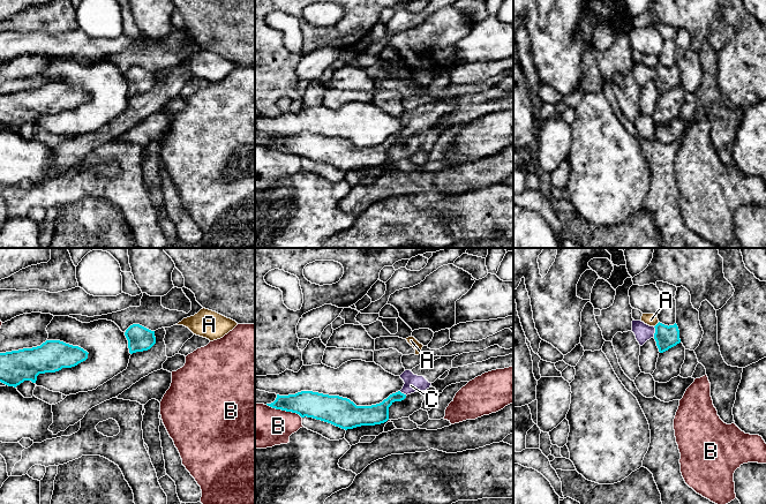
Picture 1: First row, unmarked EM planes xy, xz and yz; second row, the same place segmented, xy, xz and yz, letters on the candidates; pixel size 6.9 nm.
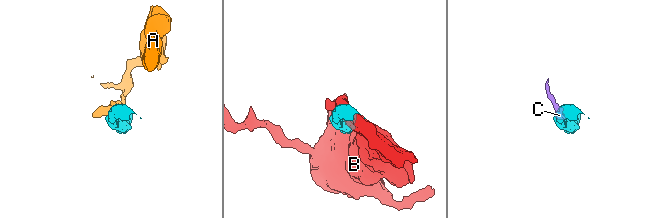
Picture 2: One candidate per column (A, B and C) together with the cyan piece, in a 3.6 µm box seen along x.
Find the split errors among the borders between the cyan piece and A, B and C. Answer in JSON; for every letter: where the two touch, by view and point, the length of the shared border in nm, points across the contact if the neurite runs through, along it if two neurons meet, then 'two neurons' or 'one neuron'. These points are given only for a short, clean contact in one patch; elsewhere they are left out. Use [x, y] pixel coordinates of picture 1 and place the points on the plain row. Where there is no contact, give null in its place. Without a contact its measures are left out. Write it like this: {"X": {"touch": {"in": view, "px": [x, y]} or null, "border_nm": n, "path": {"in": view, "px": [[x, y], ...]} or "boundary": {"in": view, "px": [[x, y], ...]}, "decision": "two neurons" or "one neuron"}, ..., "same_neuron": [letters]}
{"A": {"touch": {"in": "yz", "px": [656, 66]}, "border_nm": 50, "boundary": {"in": "yz", "px": [[659, 64], [654, 68]]}, "decision": "two neurons"}, "B": {"touch": {"in": "xz", "px": [284, 151]}, "border_nm": 260, "decision": "two neurons"}, "C": {"touch": {"in": "yz", "px": [655, 73]}, "border_nm": 70, "path": {"in": "yz", "px": [[666, 79], [655, 73], [643, 74]]}, "decision": "one neuron"}, "same_neuron": ["C"]}

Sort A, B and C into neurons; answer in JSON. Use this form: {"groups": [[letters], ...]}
{"groups": [["A"], ["B"], ["C"]]}

